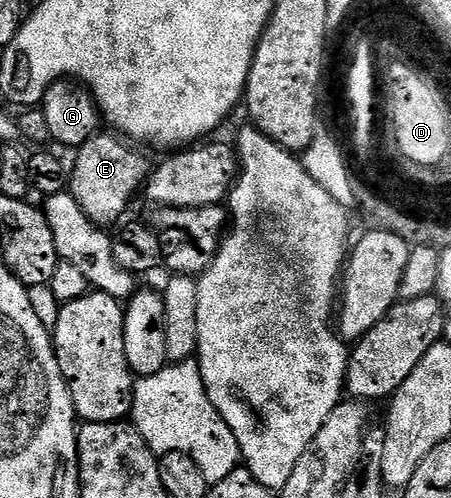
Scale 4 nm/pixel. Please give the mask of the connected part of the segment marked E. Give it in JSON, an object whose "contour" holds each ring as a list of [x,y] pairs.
{"contour":[[[108,134],[93,135],[91,141],[76,148],[77,160],[72,160],[71,163],[68,189],[79,207],[87,213],[87,217],[98,227],[106,229],[112,228],[112,223],[120,224],[126,218],[124,215],[129,202],[139,195],[151,174],[151,162],[141,152],[144,150],[140,146],[134,145],[120,134]]]}

